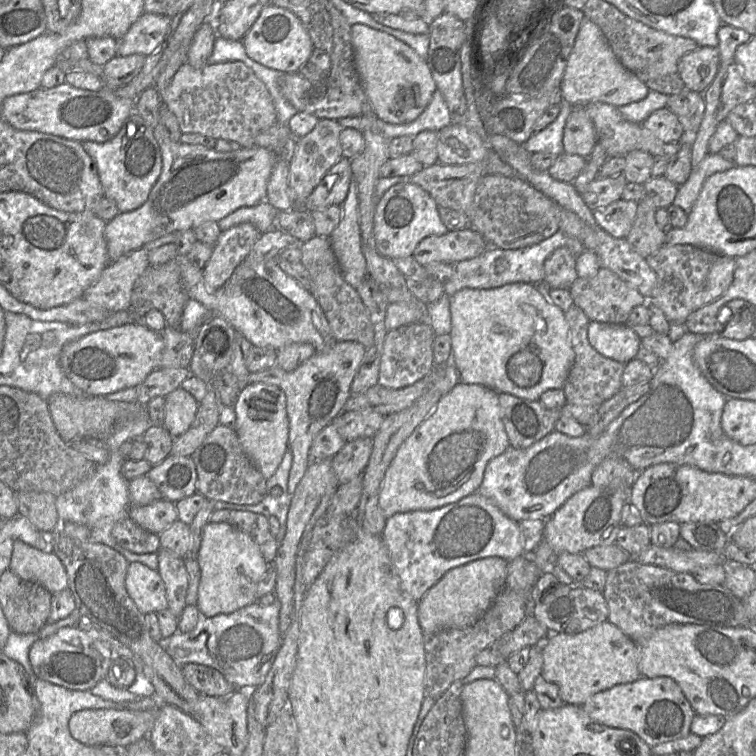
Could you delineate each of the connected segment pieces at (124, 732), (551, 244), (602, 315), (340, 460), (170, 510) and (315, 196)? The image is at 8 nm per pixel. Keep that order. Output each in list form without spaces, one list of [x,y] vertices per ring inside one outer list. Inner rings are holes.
[[[158,707],[145,711],[127,709],[89,709],[73,714],[68,728],[71,736],[89,746],[115,746],[126,748],[143,737],[147,737],[159,714]]]
[[[558,230],[551,237],[538,244],[518,249],[503,249],[489,247],[481,255],[460,261],[455,264],[453,275],[443,283],[444,294],[450,296],[463,288],[488,289],[496,288],[510,283],[523,282],[538,284],[544,279],[544,262],[557,248],[566,247],[577,257],[585,249],[576,238]]]
[[[600,268],[593,277],[577,277],[569,290],[573,303],[584,311],[590,321],[625,324],[634,307],[647,304],[647,298],[629,287],[616,273],[607,268]]]
[[[359,438],[347,442],[338,453],[330,458],[332,468],[340,485],[363,473],[371,456],[372,448],[372,438]]]
[[[162,499],[145,506],[130,506],[128,518],[146,531],[160,534],[178,520],[175,503]]]
[[[342,158],[330,168],[304,203],[309,212],[327,208],[331,205],[341,206],[347,197],[353,180],[351,160]]]

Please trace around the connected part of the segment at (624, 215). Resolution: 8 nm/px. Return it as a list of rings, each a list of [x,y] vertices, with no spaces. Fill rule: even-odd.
[[[617,200],[593,211],[596,223],[614,238],[626,238],[637,213],[638,203],[631,200]]]

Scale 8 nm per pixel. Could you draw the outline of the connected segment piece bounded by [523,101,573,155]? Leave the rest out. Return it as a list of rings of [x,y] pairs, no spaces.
[[[565,101],[561,102],[557,118],[540,132],[532,133],[529,139],[523,144],[523,147],[531,154],[563,154],[563,131],[572,109],[573,106],[571,104]]]

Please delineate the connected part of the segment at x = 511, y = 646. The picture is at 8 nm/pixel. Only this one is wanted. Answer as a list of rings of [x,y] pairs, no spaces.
[[[529,613],[513,630],[481,650],[476,664],[495,667],[522,648],[542,645],[548,635],[547,627]]]

